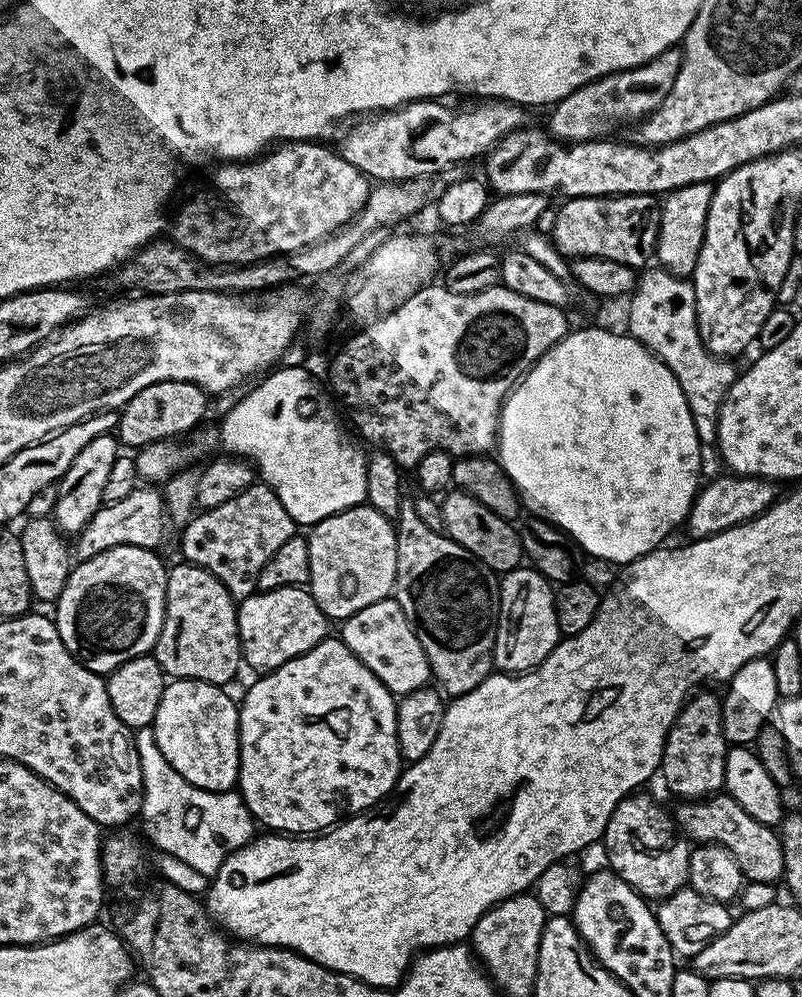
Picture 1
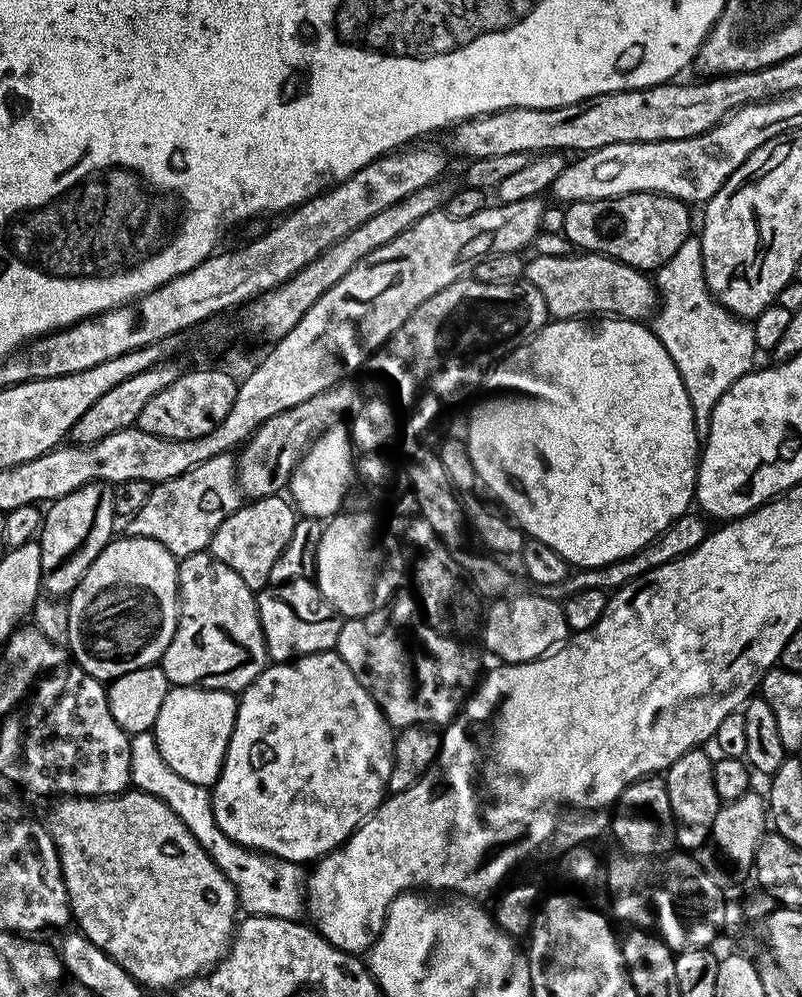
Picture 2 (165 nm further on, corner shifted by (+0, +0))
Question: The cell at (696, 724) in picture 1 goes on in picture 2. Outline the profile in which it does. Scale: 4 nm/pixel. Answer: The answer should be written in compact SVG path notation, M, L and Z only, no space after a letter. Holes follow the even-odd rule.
M703 747L690 749L668 767L664 776L666 794L670 794L670 810L676 819L676 842L684 850L700 848L703 844L705 847L709 843L714 818L718 818L722 807L718 790L714 790L714 760L704 751Z

